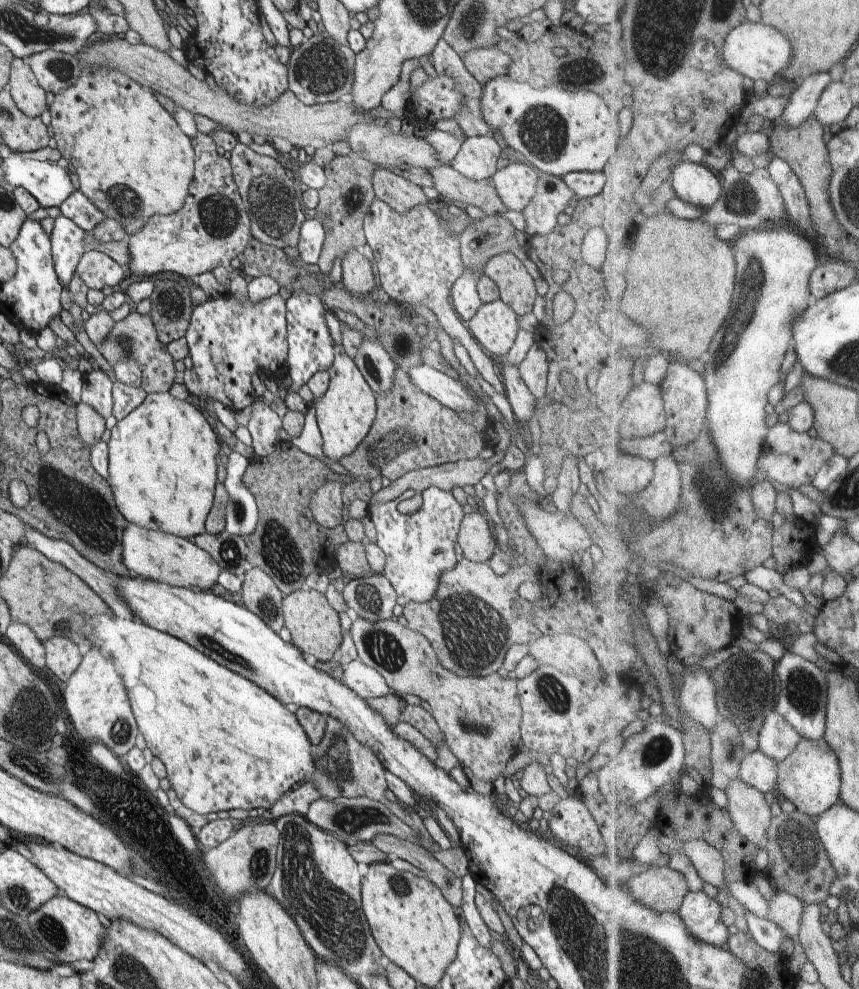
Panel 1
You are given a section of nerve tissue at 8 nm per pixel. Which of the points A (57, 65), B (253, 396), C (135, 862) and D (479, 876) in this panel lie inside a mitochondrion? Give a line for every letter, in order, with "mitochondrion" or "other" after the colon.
A: mitochondrion
B: other
C: mitochondrion
D: other

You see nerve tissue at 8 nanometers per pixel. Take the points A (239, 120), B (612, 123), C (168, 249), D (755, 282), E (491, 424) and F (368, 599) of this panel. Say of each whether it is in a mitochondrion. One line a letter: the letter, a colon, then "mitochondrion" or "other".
A: other
B: other
C: other
D: mitochondrion
E: other
F: mitochondrion

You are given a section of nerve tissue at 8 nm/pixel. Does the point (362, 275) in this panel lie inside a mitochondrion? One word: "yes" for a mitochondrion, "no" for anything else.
no

